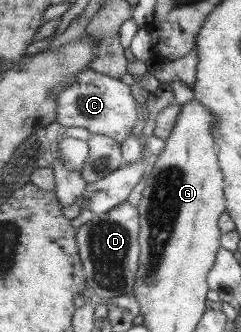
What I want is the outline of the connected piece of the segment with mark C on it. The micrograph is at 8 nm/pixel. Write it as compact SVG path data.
M91 68L79 72L77 79L71 85L59 91L55 102L54 110L61 129L83 127L91 136L100 134L119 144L131 133L137 119L136 107L129 86L119 79L99 74Z

